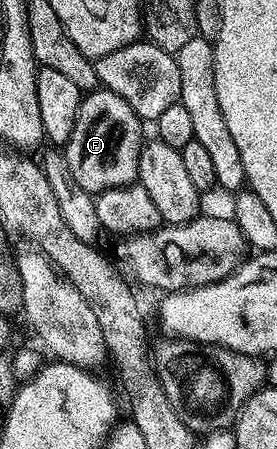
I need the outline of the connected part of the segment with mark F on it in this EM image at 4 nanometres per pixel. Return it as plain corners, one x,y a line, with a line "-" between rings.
105,90
85,93
76,114
76,126
72,126
72,138
64,145
66,165
70,176
76,178
76,186
97,194
135,183
144,143
142,128
143,121
120,94

